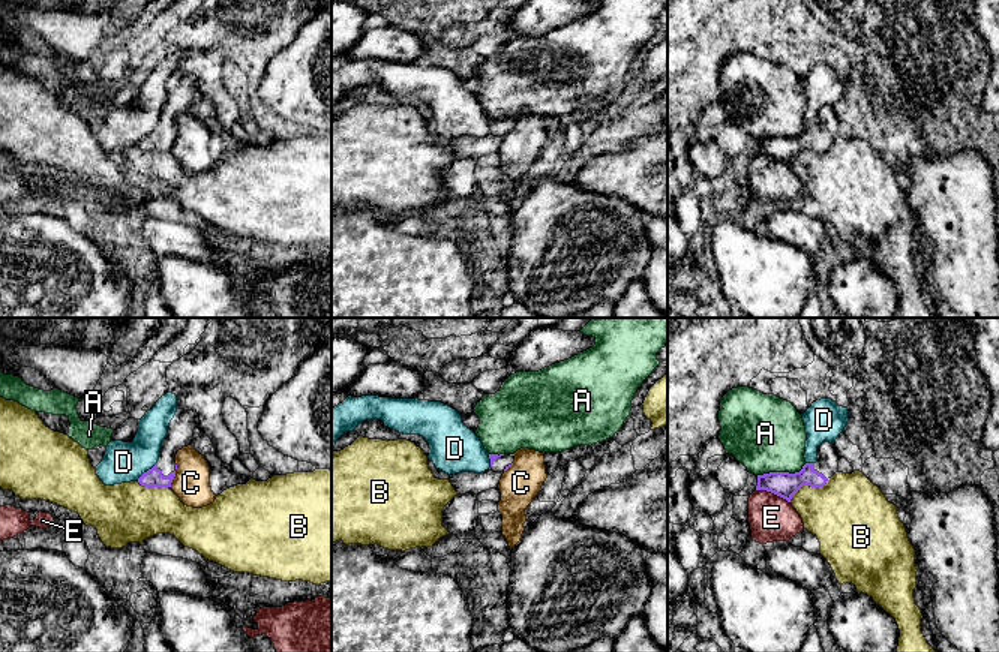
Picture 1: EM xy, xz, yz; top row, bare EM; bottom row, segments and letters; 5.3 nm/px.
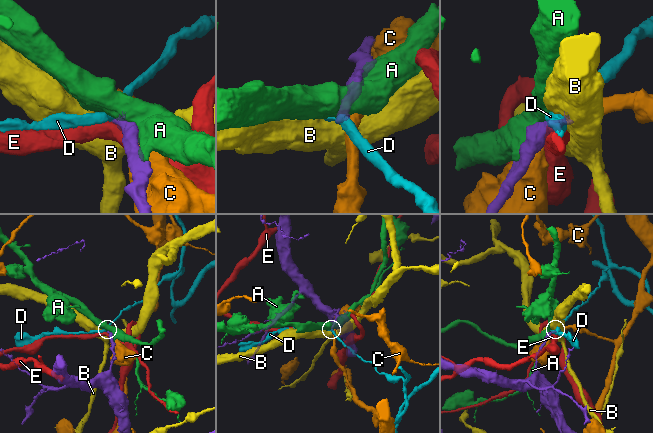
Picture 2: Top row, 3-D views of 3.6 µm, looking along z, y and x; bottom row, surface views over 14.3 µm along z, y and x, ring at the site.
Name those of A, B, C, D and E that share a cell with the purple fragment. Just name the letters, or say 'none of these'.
none of these

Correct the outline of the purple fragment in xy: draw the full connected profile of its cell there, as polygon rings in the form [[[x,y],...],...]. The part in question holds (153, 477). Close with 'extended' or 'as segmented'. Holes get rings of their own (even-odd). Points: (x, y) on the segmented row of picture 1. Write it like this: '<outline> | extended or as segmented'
[[[177,409],[174,418],[168,426],[168,433],[162,444],[158,463],[138,478],[138,483],[141,486],[171,487],[177,469],[176,454],[183,447],[190,445],[195,427],[195,412]]] | extended

